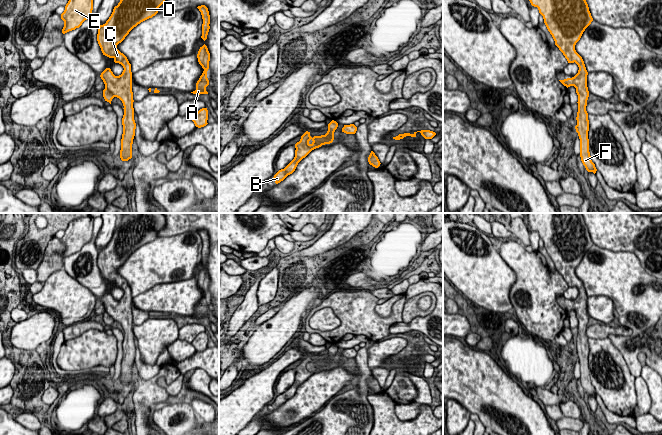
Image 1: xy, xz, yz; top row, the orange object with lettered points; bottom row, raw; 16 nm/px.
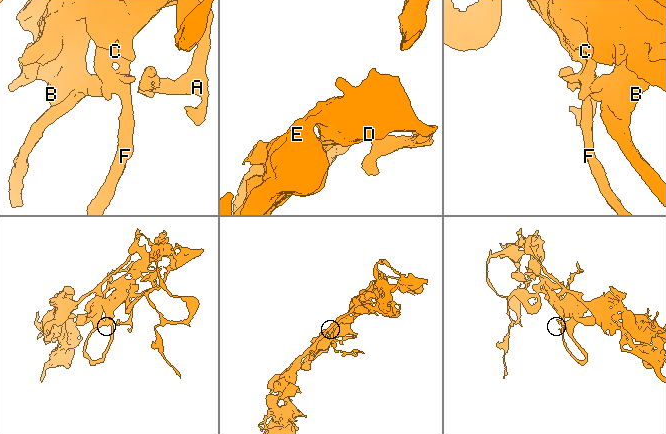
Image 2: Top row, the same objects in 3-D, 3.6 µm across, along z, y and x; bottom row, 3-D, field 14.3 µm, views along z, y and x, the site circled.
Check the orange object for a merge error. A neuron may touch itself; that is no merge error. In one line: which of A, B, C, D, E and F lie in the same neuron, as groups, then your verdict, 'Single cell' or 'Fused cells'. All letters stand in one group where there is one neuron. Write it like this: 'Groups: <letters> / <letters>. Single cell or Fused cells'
Groups: A B C D E F. Single cell

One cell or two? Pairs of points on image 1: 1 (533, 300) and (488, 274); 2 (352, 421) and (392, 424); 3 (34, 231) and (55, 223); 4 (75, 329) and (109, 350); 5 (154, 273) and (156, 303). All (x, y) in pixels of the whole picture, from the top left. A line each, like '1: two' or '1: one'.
1: two
2: two
3: one
4: two
5: two

